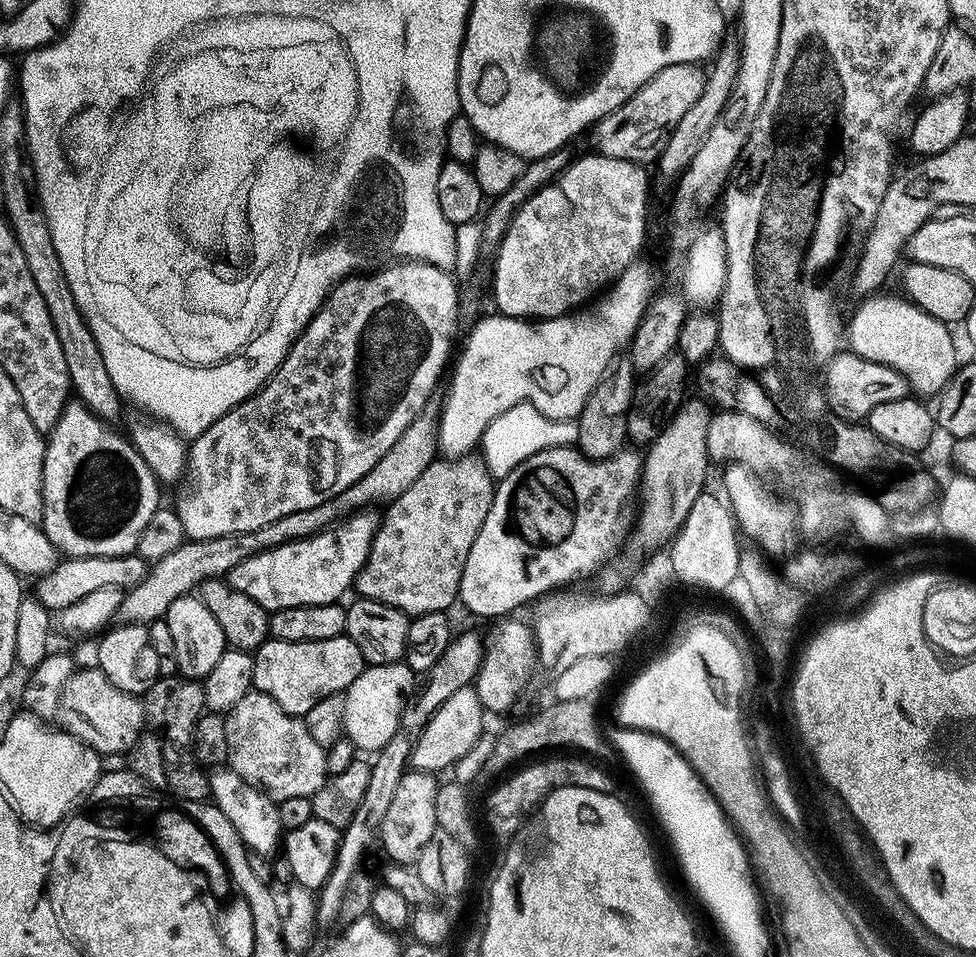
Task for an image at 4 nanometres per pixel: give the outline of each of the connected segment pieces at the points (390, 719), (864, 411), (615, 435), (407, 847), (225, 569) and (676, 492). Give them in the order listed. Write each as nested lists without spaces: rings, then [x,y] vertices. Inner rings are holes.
[[[373,664],[365,667],[358,678],[343,693],[346,702],[346,722],[344,730],[347,739],[356,743],[357,749],[376,754],[384,748],[399,729],[403,712],[409,703],[408,691],[412,688],[414,674],[407,664]]]
[[[851,350],[837,351],[836,357],[829,362],[822,373],[822,387],[827,407],[844,422],[860,422],[874,410],[874,406],[882,406],[882,402],[898,402],[907,400],[910,389],[906,378],[885,364],[870,362],[856,355]]]
[[[620,356],[602,374],[595,384],[590,398],[583,404],[576,419],[578,438],[576,447],[591,460],[608,460],[627,443],[626,414],[632,405],[633,390],[636,385],[636,371],[629,357]]]
[[[408,770],[404,773],[398,790],[391,800],[390,810],[380,826],[378,842],[384,846],[387,859],[394,864],[415,865],[416,859],[422,854],[426,842],[434,838],[436,827],[436,803],[440,784],[437,777],[430,772]]]
[[[433,398],[412,419],[410,426],[402,430],[398,442],[382,454],[382,458],[358,482],[354,482],[342,494],[332,496],[326,502],[314,506],[310,510],[298,510],[294,514],[286,514],[286,518],[278,518],[278,522],[270,522],[253,532],[226,534],[218,538],[193,540],[178,546],[174,554],[166,554],[166,558],[155,561],[140,584],[127,589],[124,601],[118,613],[119,619],[126,624],[151,624],[153,620],[163,620],[168,612],[170,602],[183,596],[193,595],[204,580],[219,580],[227,577],[238,562],[246,562],[246,558],[254,558],[262,550],[270,550],[274,546],[282,546],[291,540],[301,540],[330,528],[333,524],[351,516],[354,512],[371,509],[373,506],[384,506],[398,499],[422,475],[422,470],[437,459],[440,447],[440,409],[439,399]]]
[[[695,399],[681,405],[675,418],[661,429],[659,437],[653,444],[649,445],[648,454],[645,453],[638,485],[638,500],[640,496],[642,510],[632,534],[632,546],[636,550],[653,552],[667,545],[679,532],[681,525],[684,524],[690,507],[694,506],[695,499],[705,491],[706,484],[704,482],[708,474],[708,467],[710,467],[708,447],[706,446],[706,430],[709,429],[712,412],[711,409],[708,410],[709,405],[703,399]]]

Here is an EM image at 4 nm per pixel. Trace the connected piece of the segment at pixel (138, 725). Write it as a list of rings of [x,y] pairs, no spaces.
[[[81,667],[66,682],[60,703],[63,727],[98,754],[127,753],[130,748],[135,749],[145,735],[145,701],[118,690],[100,667],[91,667]]]

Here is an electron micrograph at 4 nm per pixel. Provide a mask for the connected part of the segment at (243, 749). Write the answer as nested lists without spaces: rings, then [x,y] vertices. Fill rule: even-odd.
[[[249,694],[234,709],[230,720],[232,738],[231,767],[254,787],[267,792],[279,802],[286,798],[312,797],[328,779],[326,750],[310,738],[303,719],[286,714],[269,696]]]

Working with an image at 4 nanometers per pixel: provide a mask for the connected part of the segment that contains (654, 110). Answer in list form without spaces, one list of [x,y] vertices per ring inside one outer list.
[[[675,64],[658,70],[624,105],[591,129],[590,136],[596,139],[595,151],[601,156],[632,160],[645,166],[656,162],[686,112],[702,97],[706,76],[700,70],[695,64]]]

